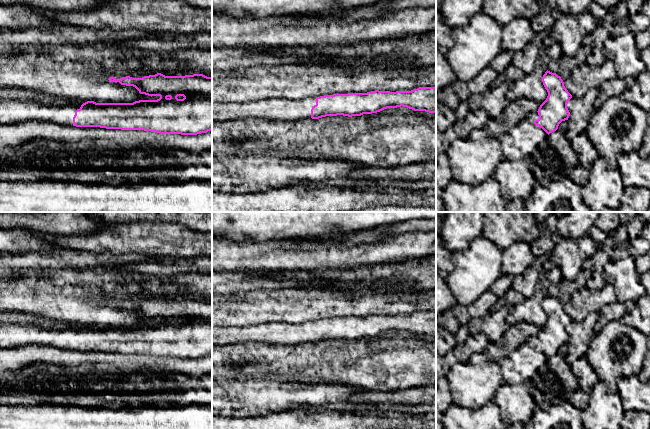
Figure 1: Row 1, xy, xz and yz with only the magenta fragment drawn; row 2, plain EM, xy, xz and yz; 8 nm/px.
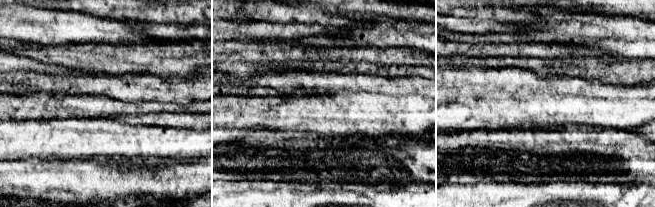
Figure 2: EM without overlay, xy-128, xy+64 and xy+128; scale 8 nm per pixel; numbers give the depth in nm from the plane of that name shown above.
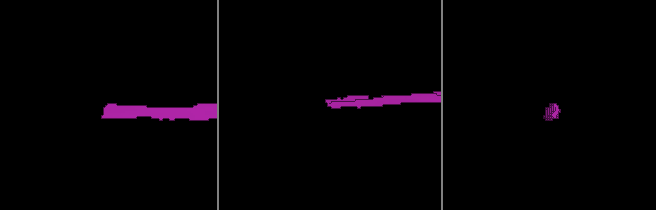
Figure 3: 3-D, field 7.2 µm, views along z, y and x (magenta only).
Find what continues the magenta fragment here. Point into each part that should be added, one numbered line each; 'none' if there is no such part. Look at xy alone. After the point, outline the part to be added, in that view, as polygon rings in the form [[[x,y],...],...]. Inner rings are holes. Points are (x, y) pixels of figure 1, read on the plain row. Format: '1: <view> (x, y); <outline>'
1: xy (13, 335); [[[33,323],[0,325],[0,348],[37,344],[72,350],[75,335],[80,331],[80,328],[42,328]]]

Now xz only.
1: xz (281, 333); [[[316,322],[299,325],[270,323],[254,327],[212,326],[212,345],[227,346],[248,342],[296,345],[311,342]]]

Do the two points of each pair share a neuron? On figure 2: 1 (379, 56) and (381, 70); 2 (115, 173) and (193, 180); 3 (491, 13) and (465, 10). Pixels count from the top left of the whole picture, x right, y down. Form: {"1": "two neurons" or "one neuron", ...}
{"1": "two neurons", "2": "one neuron", "3": "one neuron"}

